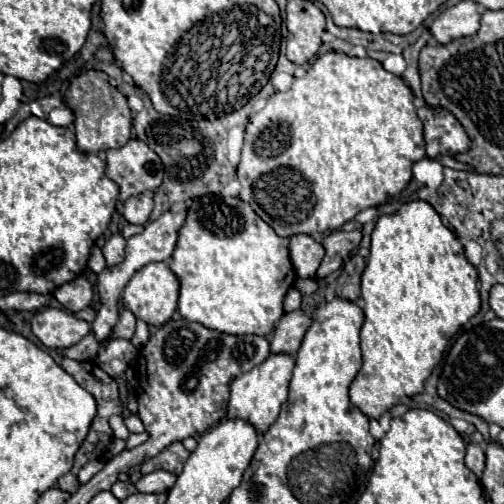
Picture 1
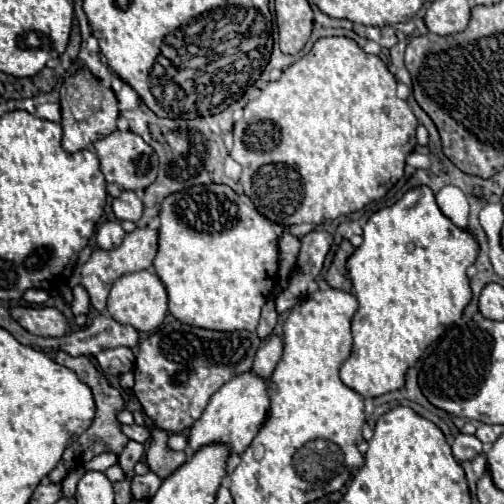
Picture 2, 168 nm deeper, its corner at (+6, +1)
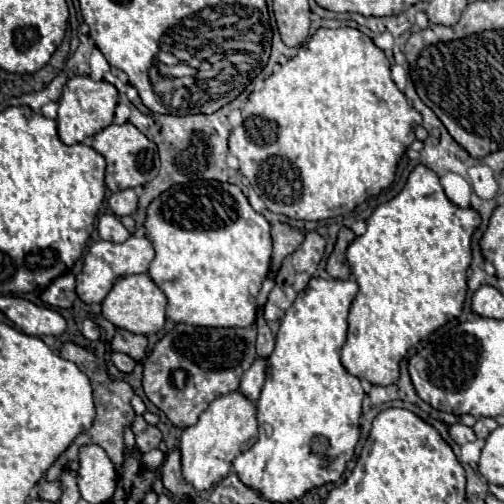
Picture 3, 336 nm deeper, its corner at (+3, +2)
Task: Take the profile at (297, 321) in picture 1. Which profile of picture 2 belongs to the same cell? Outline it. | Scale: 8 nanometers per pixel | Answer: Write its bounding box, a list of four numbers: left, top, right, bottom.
[252,334,282,378]

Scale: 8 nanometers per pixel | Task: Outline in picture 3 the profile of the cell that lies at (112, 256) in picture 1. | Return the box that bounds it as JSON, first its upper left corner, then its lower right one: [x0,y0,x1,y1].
[97,215,129,243]

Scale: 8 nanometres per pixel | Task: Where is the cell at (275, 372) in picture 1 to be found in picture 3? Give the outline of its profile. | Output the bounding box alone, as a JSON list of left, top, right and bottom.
[181,391,257,491]

